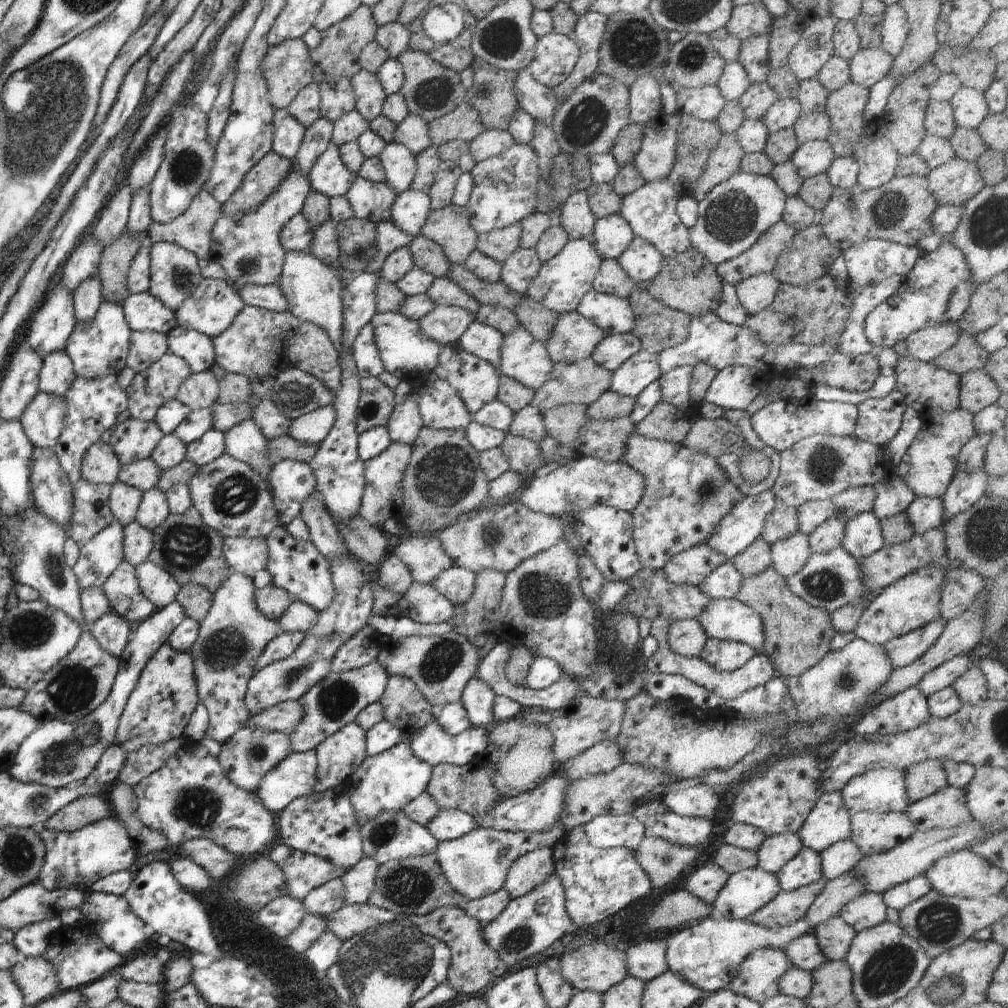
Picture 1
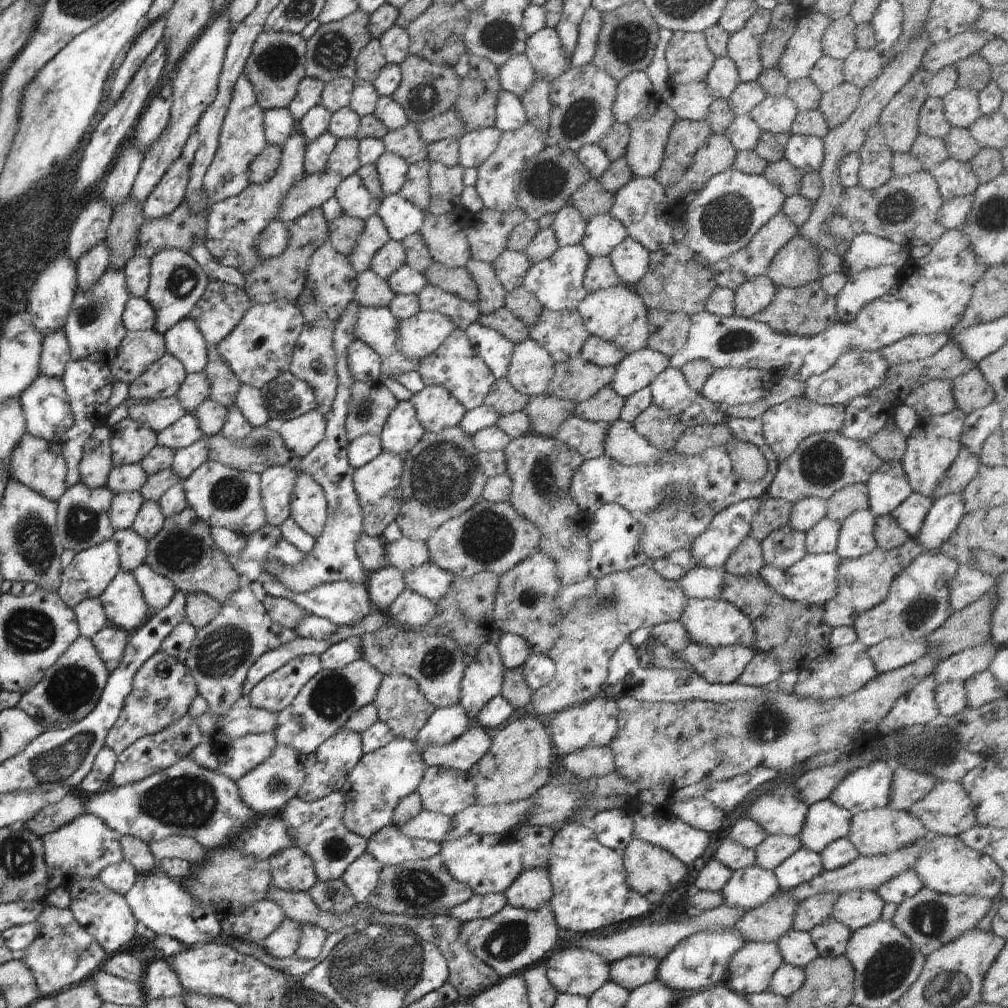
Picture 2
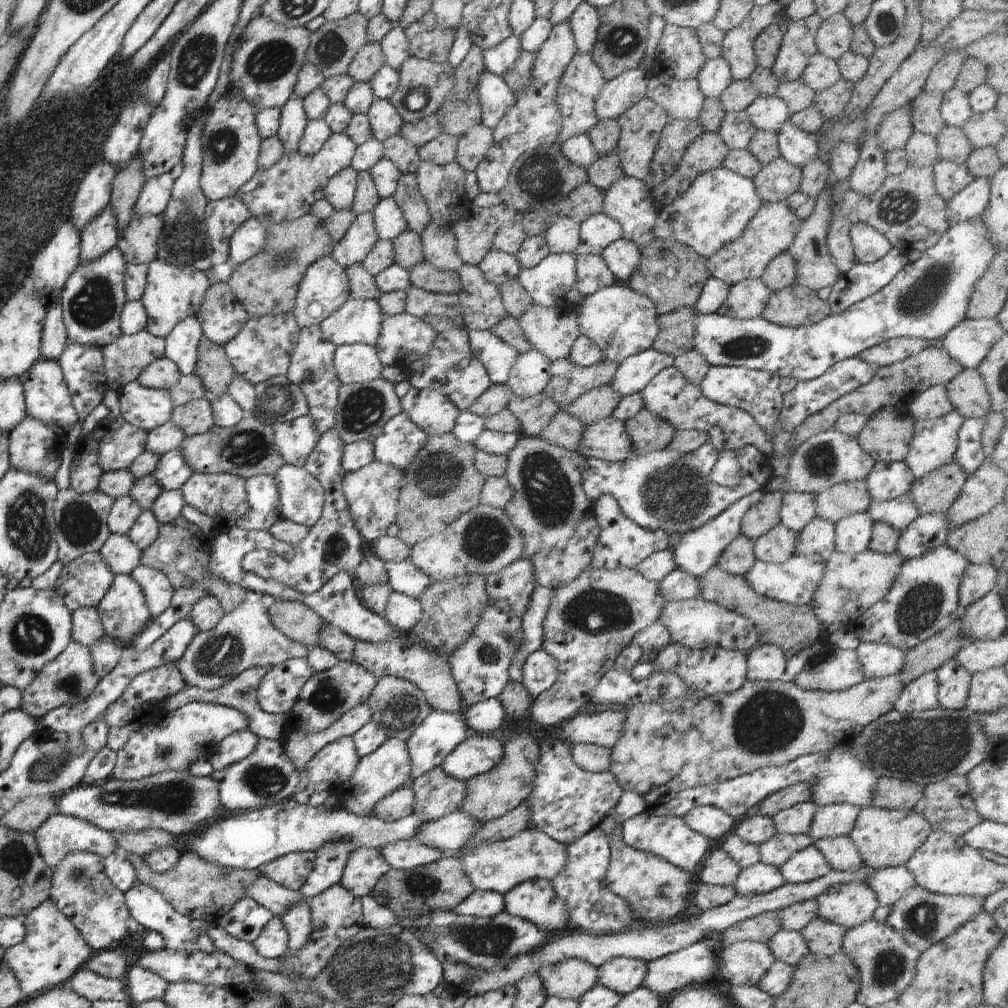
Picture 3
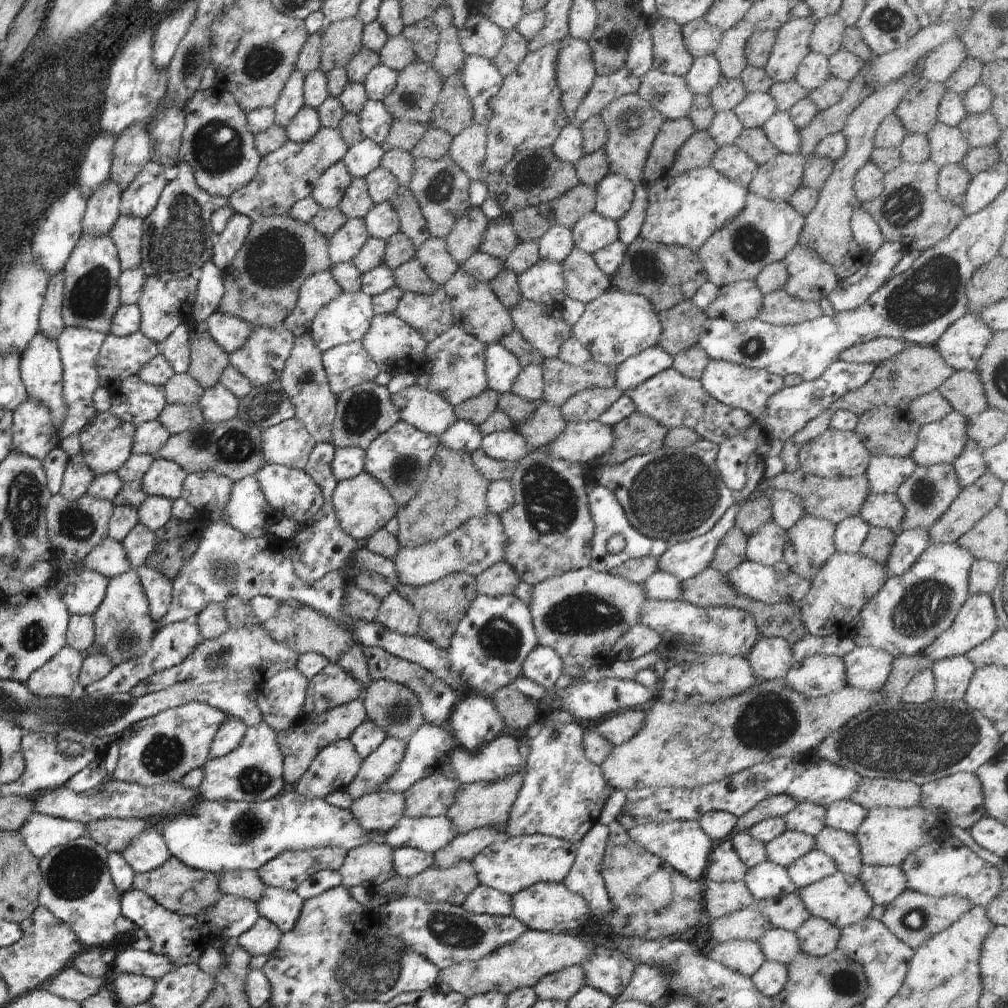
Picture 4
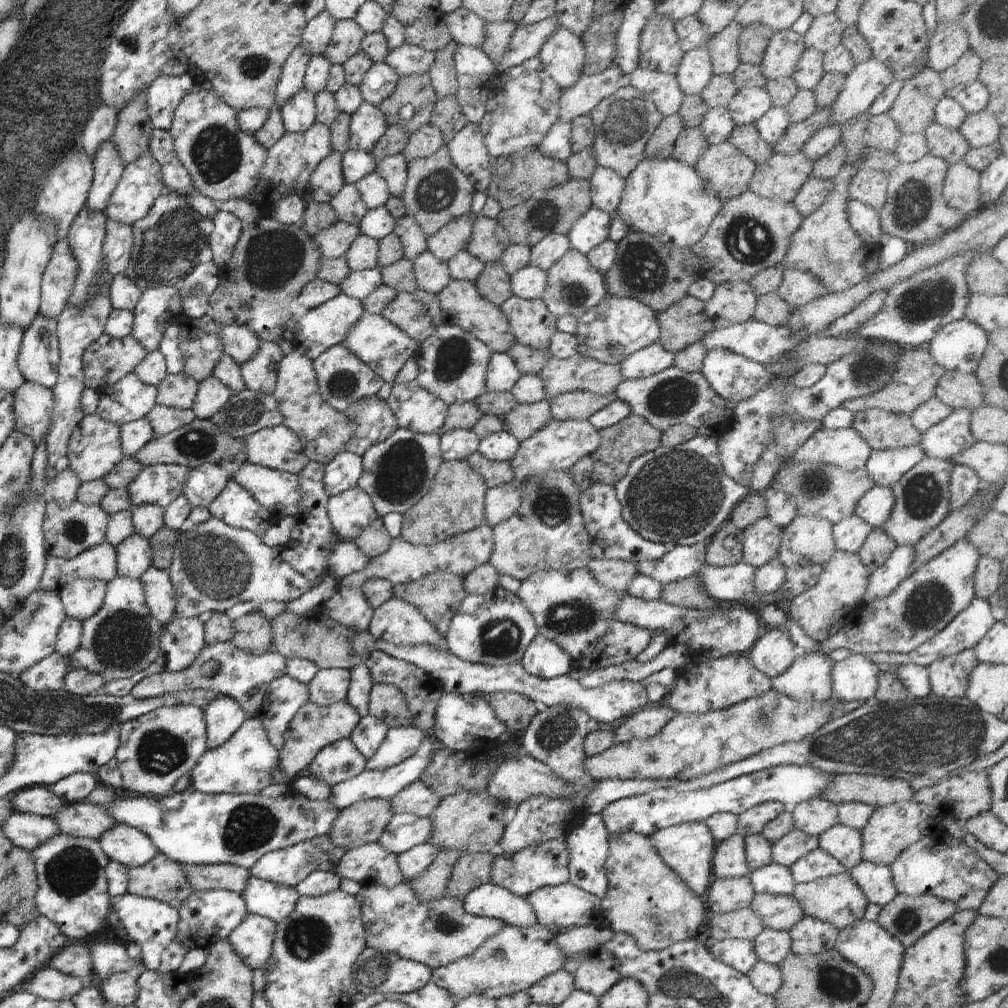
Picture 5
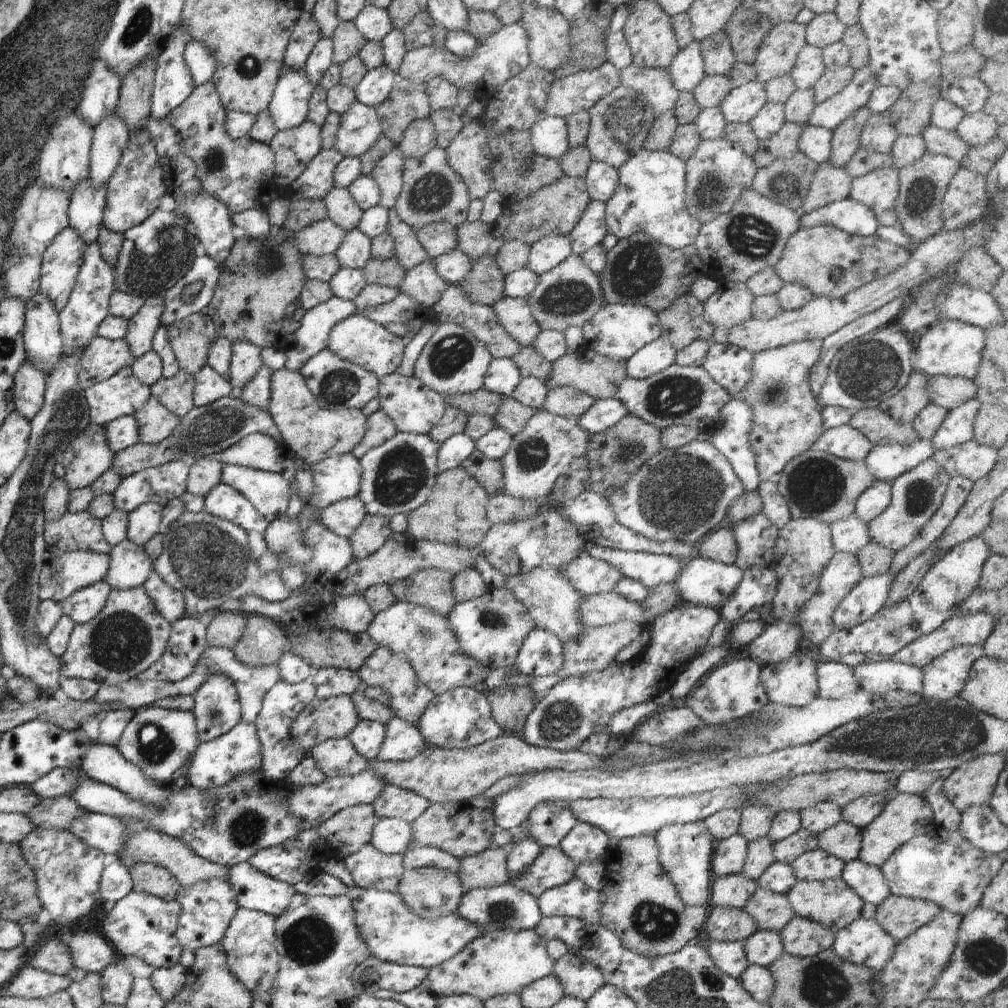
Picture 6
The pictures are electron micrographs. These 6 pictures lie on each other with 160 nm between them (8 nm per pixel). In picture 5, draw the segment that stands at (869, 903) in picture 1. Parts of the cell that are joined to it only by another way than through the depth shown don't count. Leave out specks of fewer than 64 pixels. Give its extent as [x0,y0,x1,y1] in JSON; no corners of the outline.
[792,872,869,930]

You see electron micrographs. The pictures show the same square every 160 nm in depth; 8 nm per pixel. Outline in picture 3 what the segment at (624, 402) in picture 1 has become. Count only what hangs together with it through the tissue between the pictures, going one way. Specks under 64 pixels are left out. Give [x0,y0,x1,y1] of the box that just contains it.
[567,385,622,425]

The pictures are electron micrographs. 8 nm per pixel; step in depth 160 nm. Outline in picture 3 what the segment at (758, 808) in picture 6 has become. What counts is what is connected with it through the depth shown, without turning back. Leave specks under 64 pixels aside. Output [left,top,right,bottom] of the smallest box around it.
[758,784,811,817]

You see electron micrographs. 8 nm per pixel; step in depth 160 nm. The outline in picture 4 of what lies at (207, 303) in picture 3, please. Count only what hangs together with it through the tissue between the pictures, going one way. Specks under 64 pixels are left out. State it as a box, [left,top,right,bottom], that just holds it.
[205,312,254,354]

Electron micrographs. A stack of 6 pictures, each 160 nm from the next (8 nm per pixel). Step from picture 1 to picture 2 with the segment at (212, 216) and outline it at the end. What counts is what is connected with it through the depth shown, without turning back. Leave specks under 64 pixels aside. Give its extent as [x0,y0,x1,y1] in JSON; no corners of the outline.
[134,202,210,259]

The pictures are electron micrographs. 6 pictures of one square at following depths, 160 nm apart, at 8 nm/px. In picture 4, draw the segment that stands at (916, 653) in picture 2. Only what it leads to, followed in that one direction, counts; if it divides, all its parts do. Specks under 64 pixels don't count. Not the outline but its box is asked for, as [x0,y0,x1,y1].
[843,647,895,691]

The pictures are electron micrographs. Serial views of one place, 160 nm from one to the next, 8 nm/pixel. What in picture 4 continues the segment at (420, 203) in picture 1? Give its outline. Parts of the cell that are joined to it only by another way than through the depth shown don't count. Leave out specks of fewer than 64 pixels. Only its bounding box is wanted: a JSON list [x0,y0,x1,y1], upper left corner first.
[363,202,400,241]

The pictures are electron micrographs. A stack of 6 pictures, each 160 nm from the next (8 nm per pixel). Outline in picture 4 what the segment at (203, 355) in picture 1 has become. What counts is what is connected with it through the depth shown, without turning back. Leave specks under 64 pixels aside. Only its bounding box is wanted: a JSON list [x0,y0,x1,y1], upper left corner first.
[160,324,189,374]

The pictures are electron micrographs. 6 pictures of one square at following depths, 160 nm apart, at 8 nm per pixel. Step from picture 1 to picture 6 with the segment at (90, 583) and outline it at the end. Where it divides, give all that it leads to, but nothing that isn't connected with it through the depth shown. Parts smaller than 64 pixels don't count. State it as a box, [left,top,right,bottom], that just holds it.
[60,581,111,625]

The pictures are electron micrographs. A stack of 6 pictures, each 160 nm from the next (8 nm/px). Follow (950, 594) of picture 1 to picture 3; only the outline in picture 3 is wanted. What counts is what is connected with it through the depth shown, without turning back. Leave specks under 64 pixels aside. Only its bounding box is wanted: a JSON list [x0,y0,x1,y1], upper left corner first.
[959,563,997,608]

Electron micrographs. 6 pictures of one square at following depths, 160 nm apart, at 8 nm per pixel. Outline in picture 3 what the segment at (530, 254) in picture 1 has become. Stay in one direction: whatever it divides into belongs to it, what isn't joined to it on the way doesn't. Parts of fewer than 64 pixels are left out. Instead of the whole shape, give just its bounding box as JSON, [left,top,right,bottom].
[477,248,522,285]

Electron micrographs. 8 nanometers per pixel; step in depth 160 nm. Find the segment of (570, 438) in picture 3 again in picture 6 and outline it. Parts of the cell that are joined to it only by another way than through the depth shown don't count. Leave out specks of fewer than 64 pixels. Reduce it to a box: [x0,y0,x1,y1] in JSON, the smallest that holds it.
[493,397,538,437]

